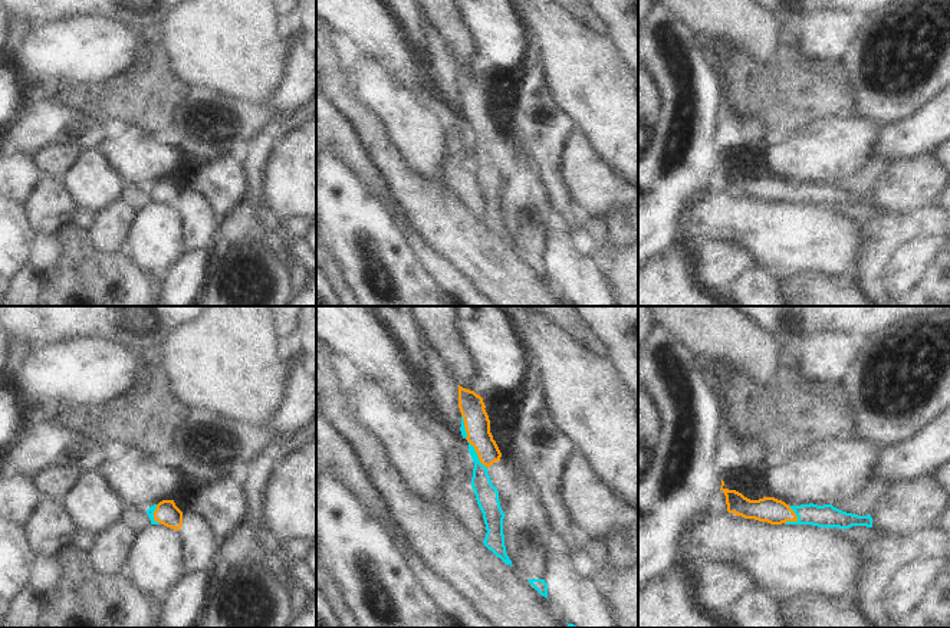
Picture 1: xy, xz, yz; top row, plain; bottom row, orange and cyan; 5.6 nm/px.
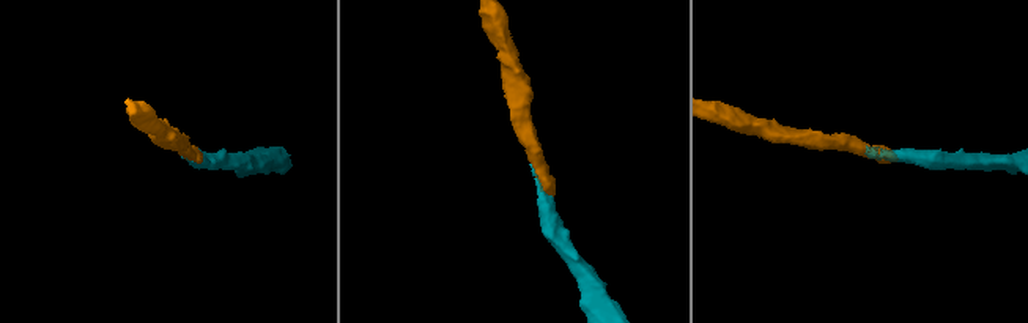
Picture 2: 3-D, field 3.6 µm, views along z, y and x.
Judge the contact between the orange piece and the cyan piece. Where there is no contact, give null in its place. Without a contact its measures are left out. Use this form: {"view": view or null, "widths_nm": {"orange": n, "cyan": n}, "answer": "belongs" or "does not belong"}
{"view": "xz", "widths_nm": {"orange": 140, "cyan": 110}, "answer": "belongs"}

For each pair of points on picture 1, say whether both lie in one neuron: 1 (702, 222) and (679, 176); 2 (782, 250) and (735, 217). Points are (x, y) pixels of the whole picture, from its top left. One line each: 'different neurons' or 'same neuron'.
1: different neurons
2: same neuron

